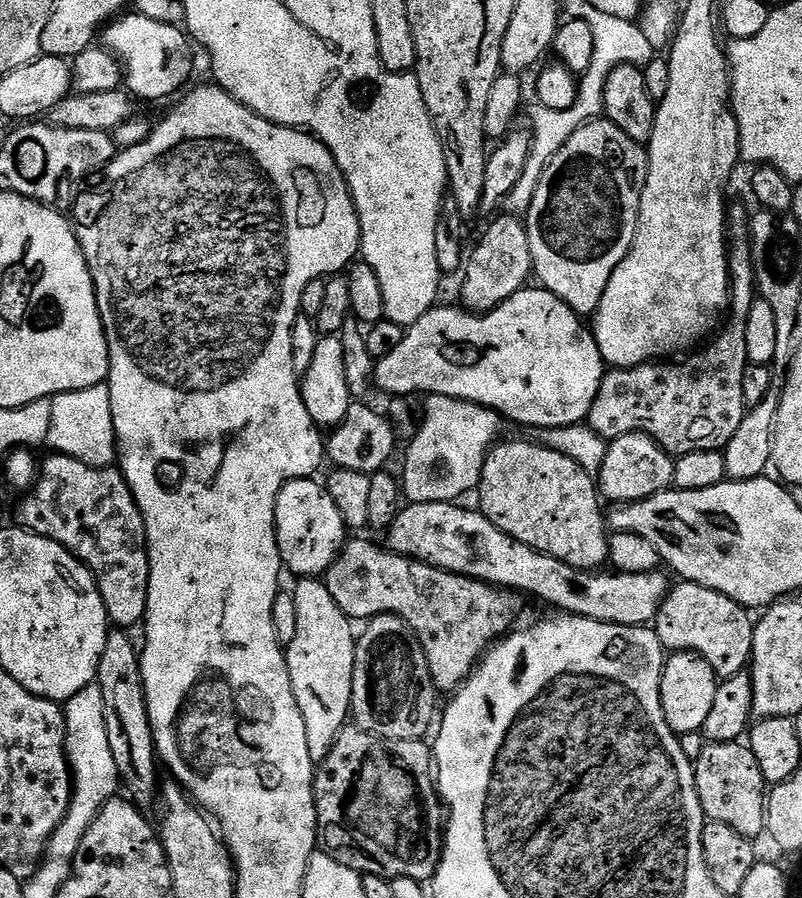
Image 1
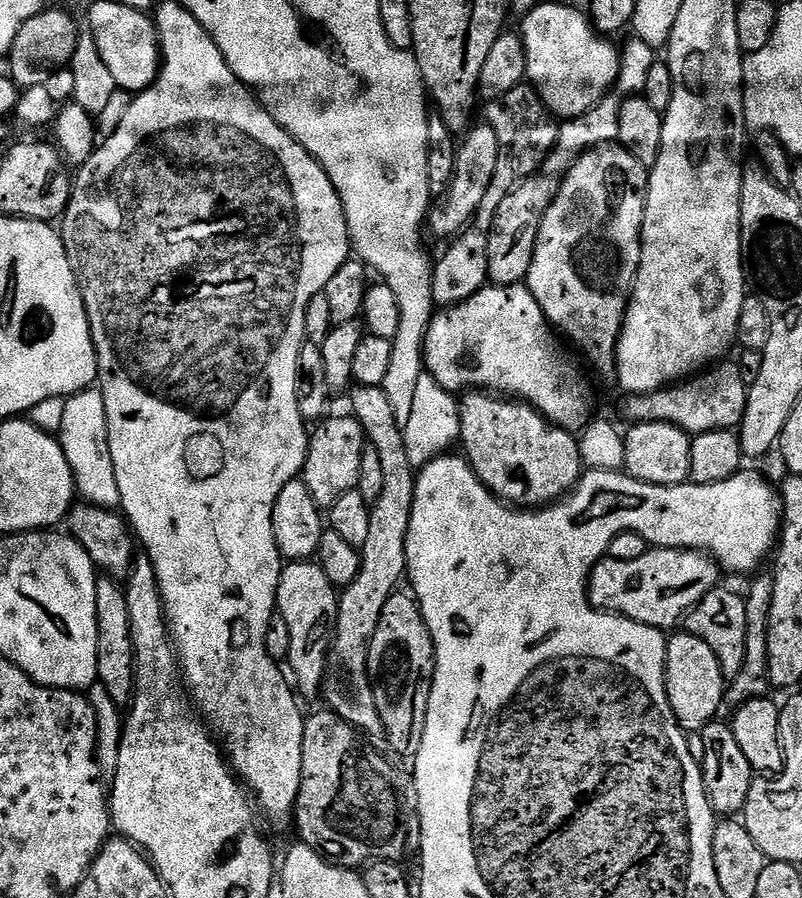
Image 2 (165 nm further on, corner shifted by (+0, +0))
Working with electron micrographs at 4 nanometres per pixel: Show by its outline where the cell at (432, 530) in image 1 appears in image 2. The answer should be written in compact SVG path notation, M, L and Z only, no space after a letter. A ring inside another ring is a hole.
M653 548L642 554L642 558L633 558L630 562L622 562L605 558L592 567L588 575L588 602L593 608L615 614L625 621L633 620L636 624L645 624L648 628L672 628L683 621L692 607L698 603L707 592L712 591L721 583L721 569L715 560L705 553L693 552L691 548Z

